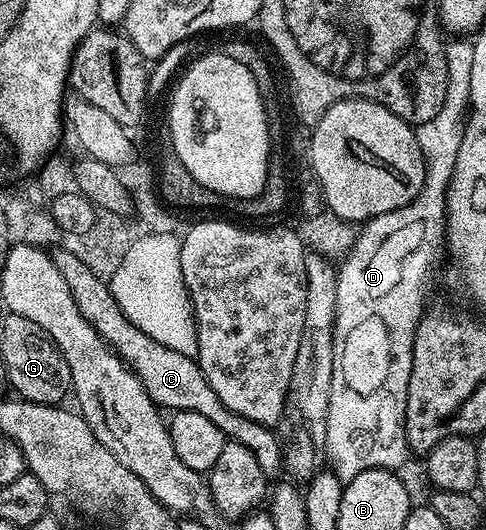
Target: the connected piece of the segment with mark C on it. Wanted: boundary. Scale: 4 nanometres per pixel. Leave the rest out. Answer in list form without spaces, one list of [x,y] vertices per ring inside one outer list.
[[[59,247],[54,250],[53,256],[65,283],[69,283],[81,315],[85,315],[85,319],[93,323],[93,327],[110,343],[115,354],[141,379],[153,404],[163,411],[195,409],[197,415],[205,415],[205,419],[209,419],[213,427],[220,429],[227,441],[236,441],[249,447],[268,479],[284,476],[285,449],[281,441],[279,445],[278,439],[275,438],[276,430],[272,426],[253,423],[253,419],[245,419],[245,415],[229,411],[229,407],[221,403],[217,391],[209,387],[209,379],[205,379],[195,357],[186,357],[181,355],[181,351],[173,351],[173,347],[157,343],[157,339],[149,339],[149,335],[145,335],[145,331],[138,329],[121,311],[117,299],[113,299],[110,284],[104,278],[95,275],[89,267],[85,267],[81,260],[69,251]]]

